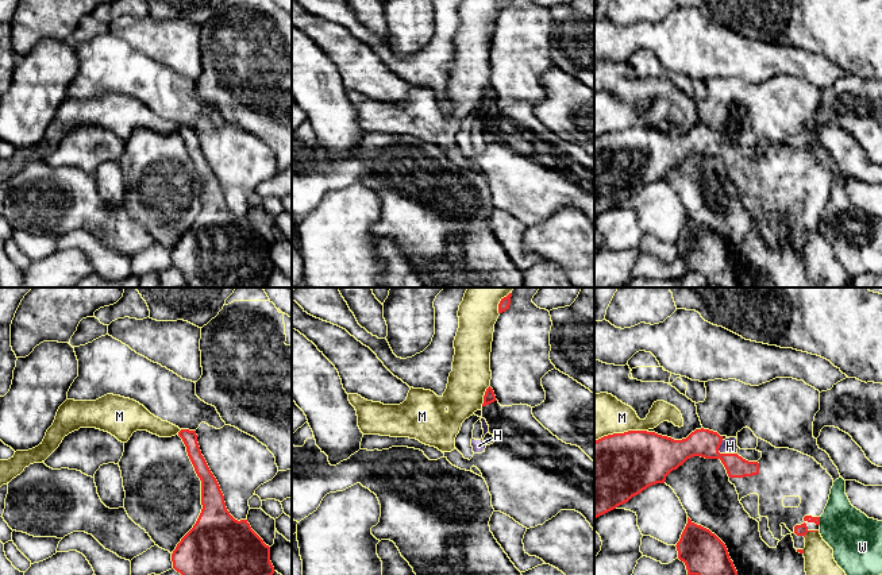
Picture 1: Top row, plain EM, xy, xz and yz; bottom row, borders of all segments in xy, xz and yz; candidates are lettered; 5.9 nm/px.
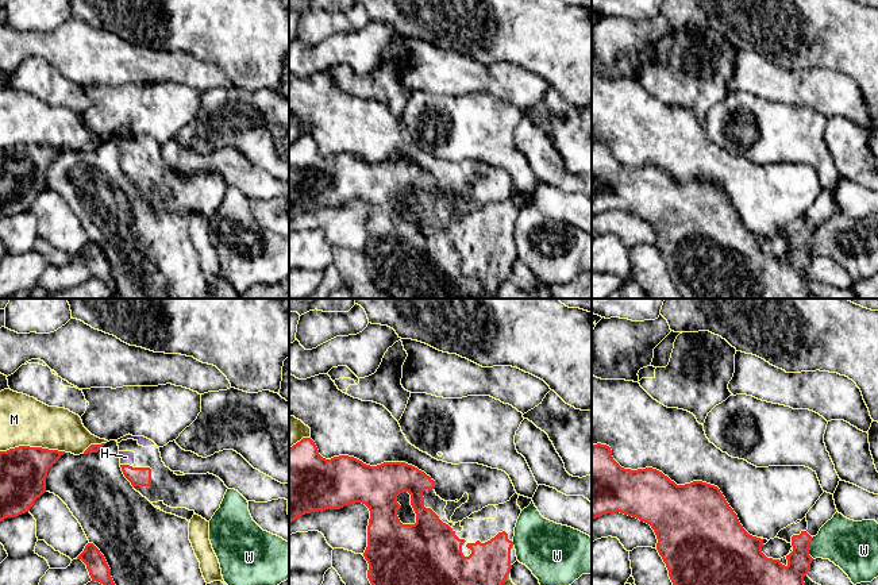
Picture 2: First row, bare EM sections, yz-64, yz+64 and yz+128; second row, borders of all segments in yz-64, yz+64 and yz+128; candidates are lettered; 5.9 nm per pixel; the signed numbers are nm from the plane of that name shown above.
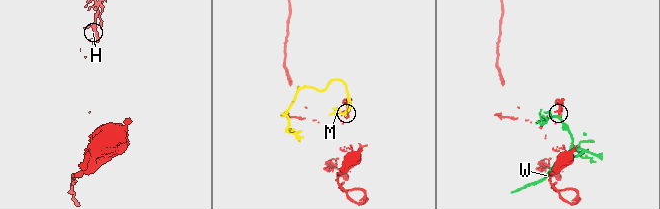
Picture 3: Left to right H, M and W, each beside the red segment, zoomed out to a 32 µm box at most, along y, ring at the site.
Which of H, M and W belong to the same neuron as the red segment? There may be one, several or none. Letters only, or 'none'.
H

